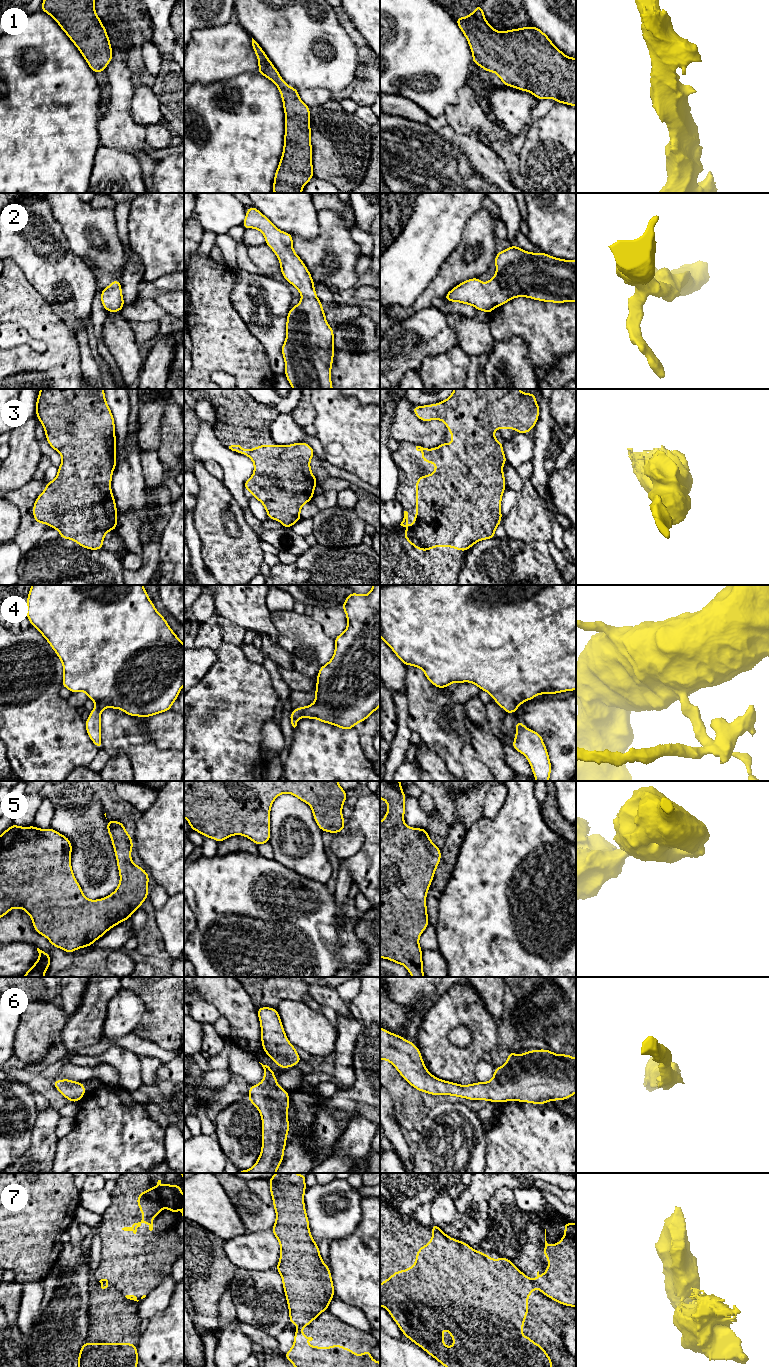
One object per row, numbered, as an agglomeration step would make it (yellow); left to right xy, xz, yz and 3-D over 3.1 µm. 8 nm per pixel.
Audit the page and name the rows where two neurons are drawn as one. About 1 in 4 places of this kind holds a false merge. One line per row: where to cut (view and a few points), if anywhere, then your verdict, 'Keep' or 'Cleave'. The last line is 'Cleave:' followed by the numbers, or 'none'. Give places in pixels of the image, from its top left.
1: No split. Keep
2: No split. Keep
3: No split. Keep
4: No split. Keep
5: No split. Keep
6: No split. Keep
7: Split along yz (531, 1280), (537, 1287). Cleave
Cleave: 7

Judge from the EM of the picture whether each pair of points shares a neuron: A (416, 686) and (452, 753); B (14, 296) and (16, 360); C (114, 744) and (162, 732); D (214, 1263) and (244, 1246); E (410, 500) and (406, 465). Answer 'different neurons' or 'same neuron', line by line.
A: same neuron
B: same neuron
C: different neurons
D: different neurons
E: same neuron

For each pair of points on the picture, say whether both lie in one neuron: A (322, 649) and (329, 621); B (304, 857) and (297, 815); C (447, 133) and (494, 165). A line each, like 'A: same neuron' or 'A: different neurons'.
A: different neurons
B: same neuron
C: same neuron

